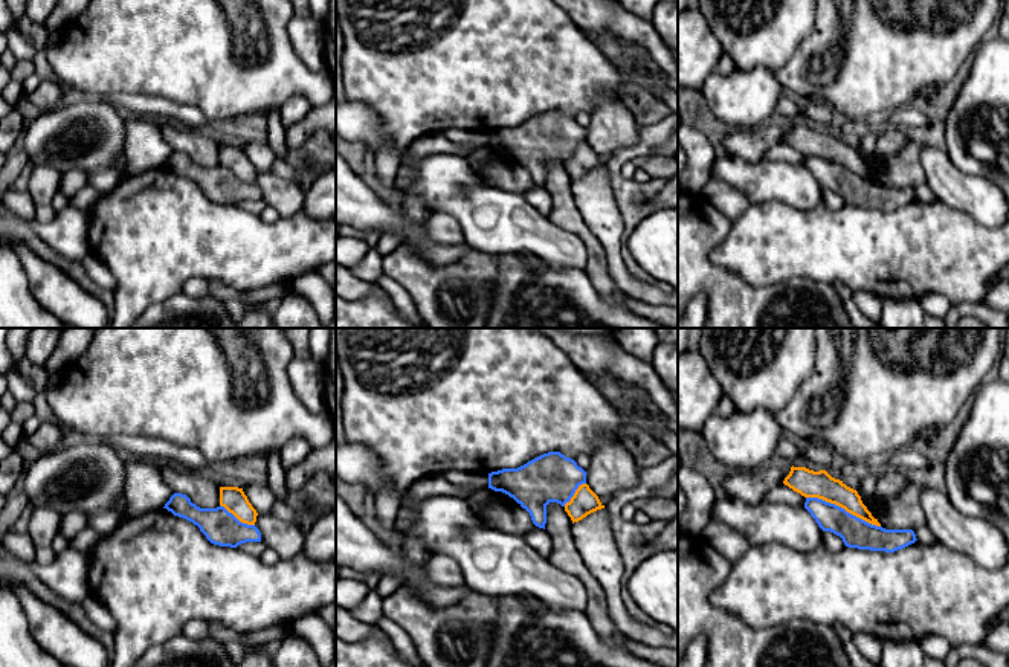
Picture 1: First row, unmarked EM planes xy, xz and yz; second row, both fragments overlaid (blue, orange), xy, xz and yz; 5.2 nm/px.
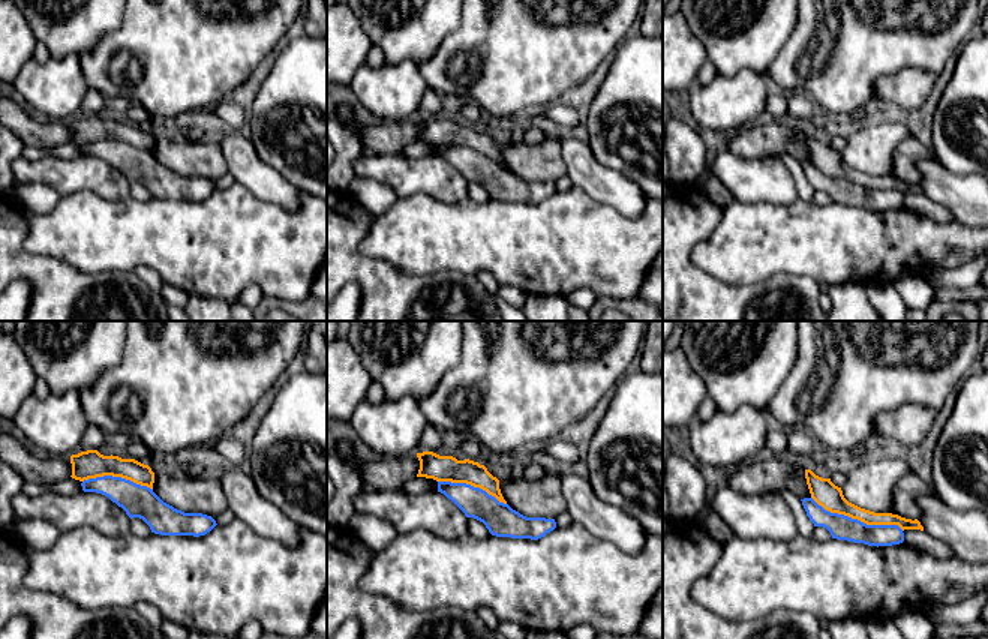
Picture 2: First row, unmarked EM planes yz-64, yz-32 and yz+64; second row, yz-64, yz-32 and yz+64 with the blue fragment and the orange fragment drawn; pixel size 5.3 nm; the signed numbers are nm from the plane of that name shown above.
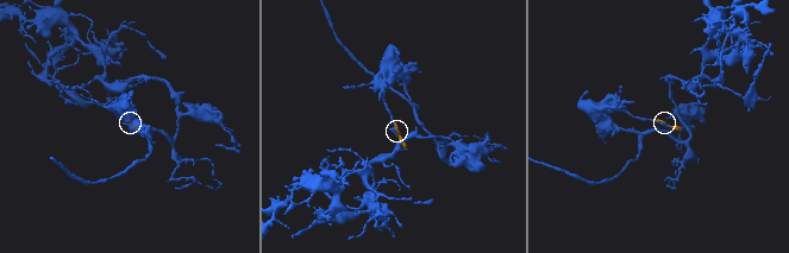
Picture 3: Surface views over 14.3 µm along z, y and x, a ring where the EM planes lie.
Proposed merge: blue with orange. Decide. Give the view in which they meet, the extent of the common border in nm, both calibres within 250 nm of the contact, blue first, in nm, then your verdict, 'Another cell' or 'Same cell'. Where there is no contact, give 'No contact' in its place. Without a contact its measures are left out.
Touches blue in yz. Shared border 420 nm. Thickness 160 nm (blue) against 140 nm. Another cell

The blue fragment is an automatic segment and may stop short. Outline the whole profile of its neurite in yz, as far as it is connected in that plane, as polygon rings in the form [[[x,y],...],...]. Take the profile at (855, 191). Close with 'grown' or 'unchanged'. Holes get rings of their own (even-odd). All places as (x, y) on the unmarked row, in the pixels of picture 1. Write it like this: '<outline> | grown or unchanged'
[[[806,156],[804,166],[823,189],[840,194],[849,206],[895,211],[917,198],[913,188],[885,188],[872,183],[818,156]]] | unchanged

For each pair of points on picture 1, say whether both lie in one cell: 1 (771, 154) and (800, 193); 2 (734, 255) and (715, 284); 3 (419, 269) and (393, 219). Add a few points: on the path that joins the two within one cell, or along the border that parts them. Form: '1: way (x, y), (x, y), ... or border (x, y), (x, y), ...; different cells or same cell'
1: border (762, 159), (789, 161), (803, 167); different cells
2: border (725, 234), (712, 249), (710, 260), (757, 286); different cells
3: border (402, 243), (411, 244), (423, 258), (434, 264); different cells

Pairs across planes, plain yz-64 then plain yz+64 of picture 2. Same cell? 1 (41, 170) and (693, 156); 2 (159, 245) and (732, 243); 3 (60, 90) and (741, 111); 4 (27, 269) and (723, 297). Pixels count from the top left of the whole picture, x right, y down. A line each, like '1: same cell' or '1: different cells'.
1: different cells
2: same cell
3: same cell
4: same cell

